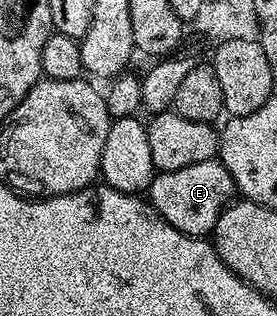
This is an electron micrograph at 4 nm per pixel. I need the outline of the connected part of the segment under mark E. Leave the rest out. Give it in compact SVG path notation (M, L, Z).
M213 158L200 160L200 164L188 164L188 168L155 173L150 182L148 201L180 233L206 236L213 231L223 210L231 205L235 194L234 180L228 168L218 158Z

